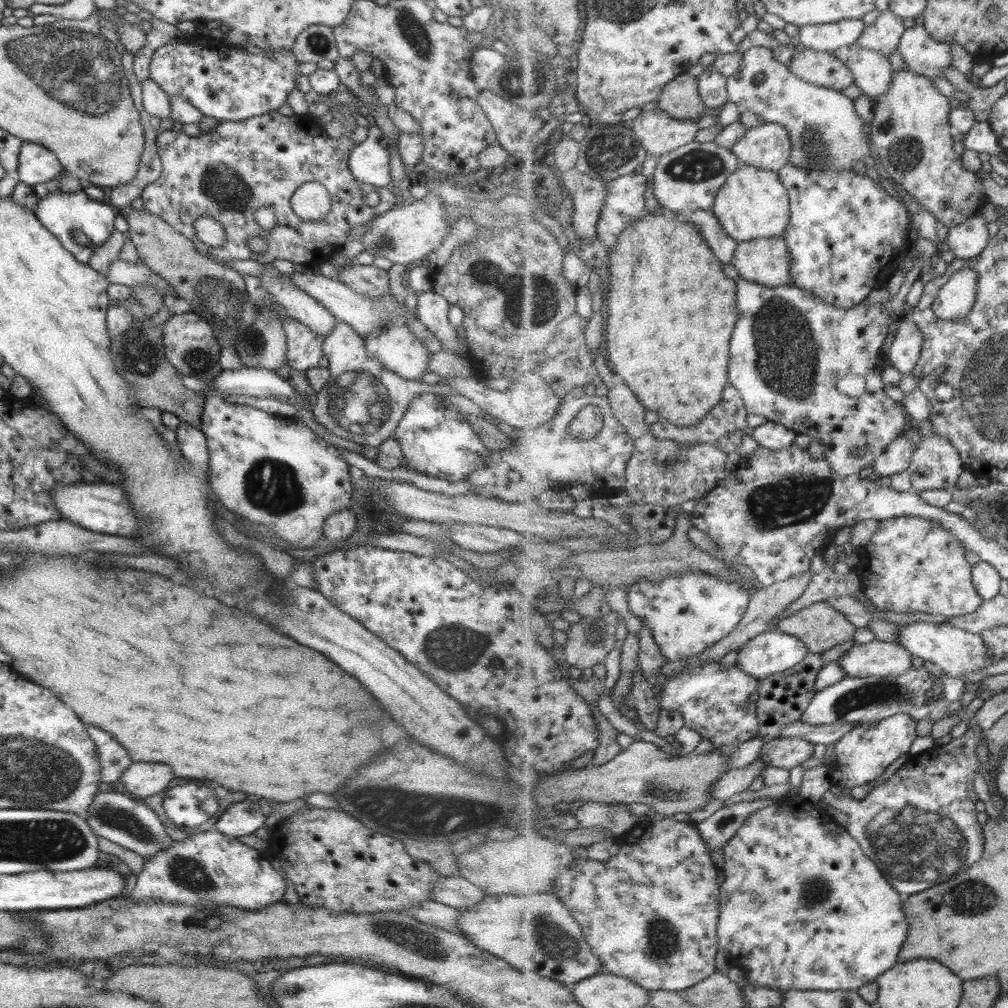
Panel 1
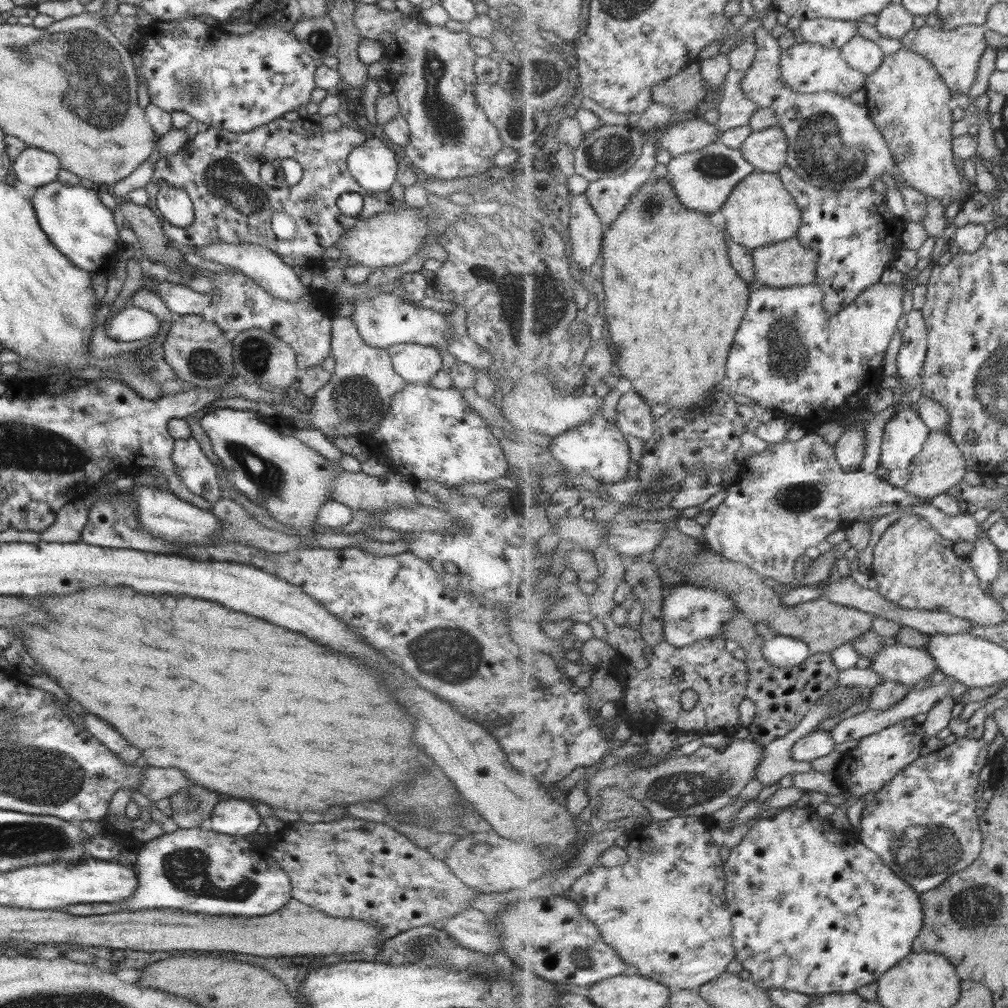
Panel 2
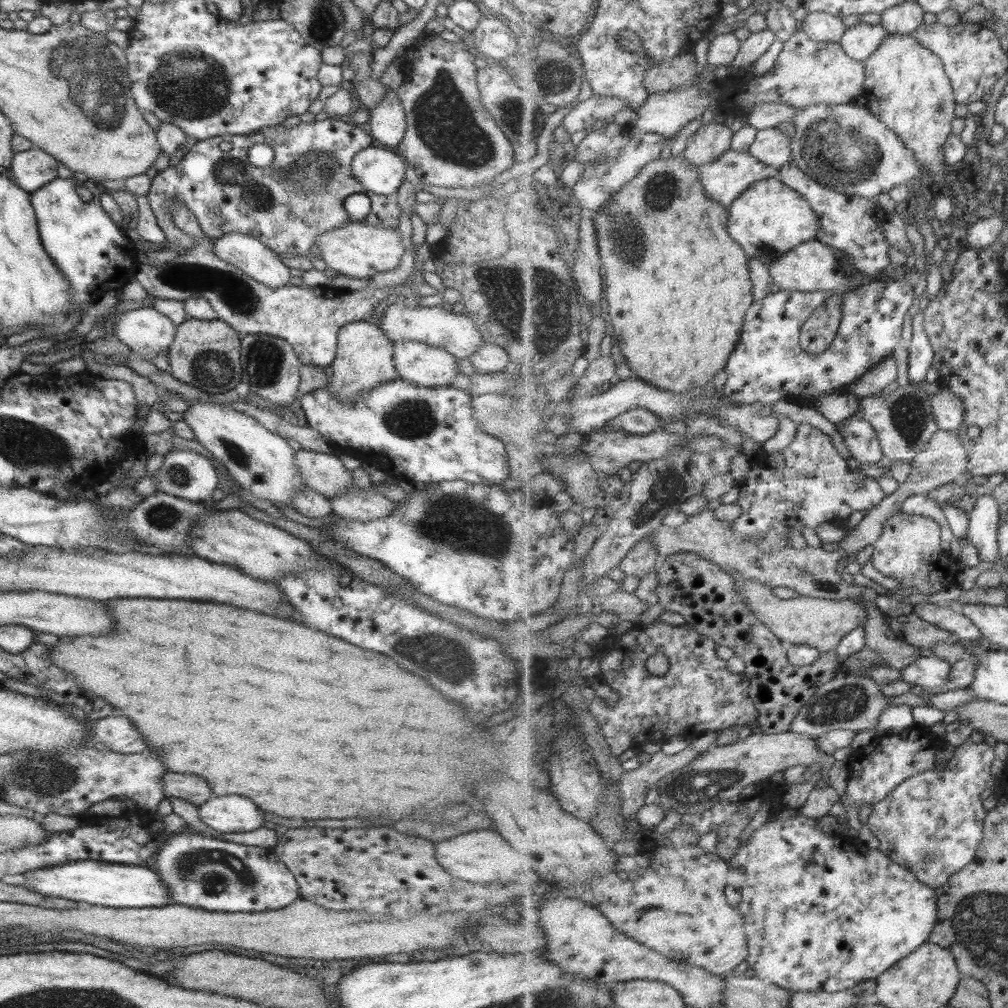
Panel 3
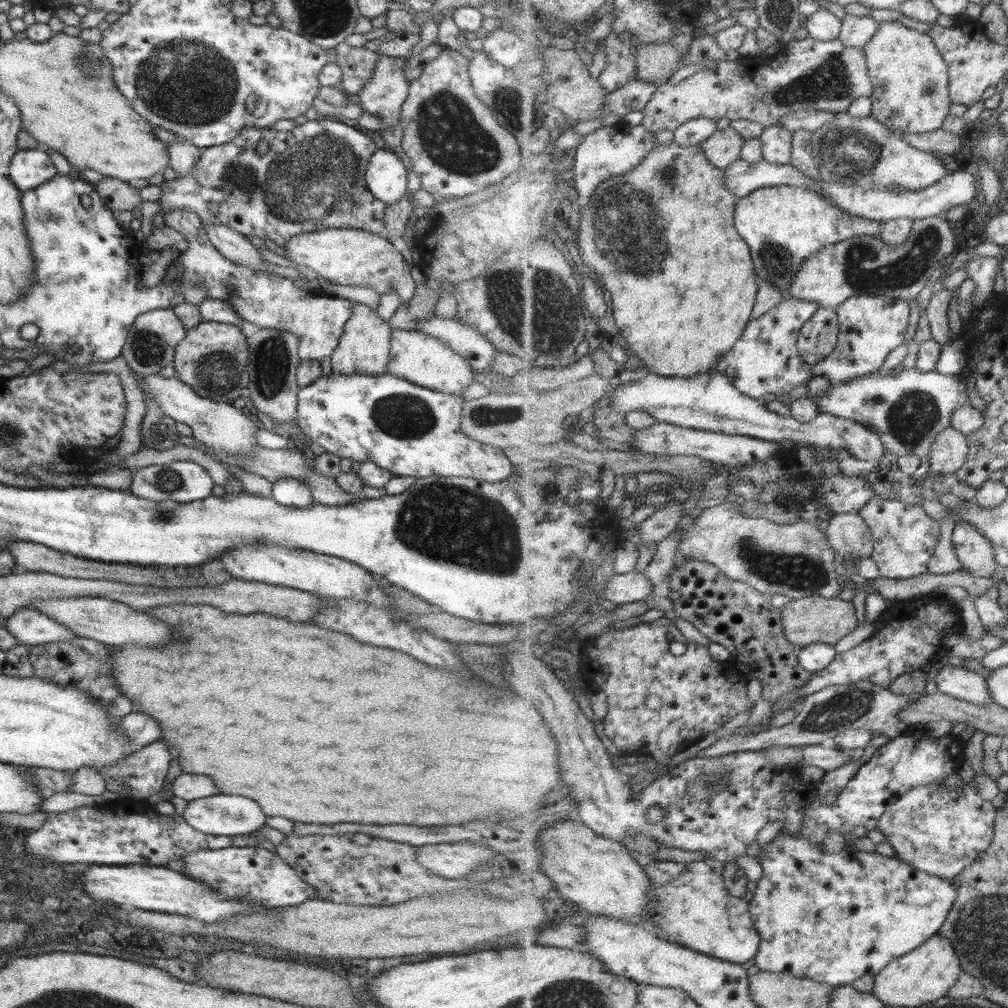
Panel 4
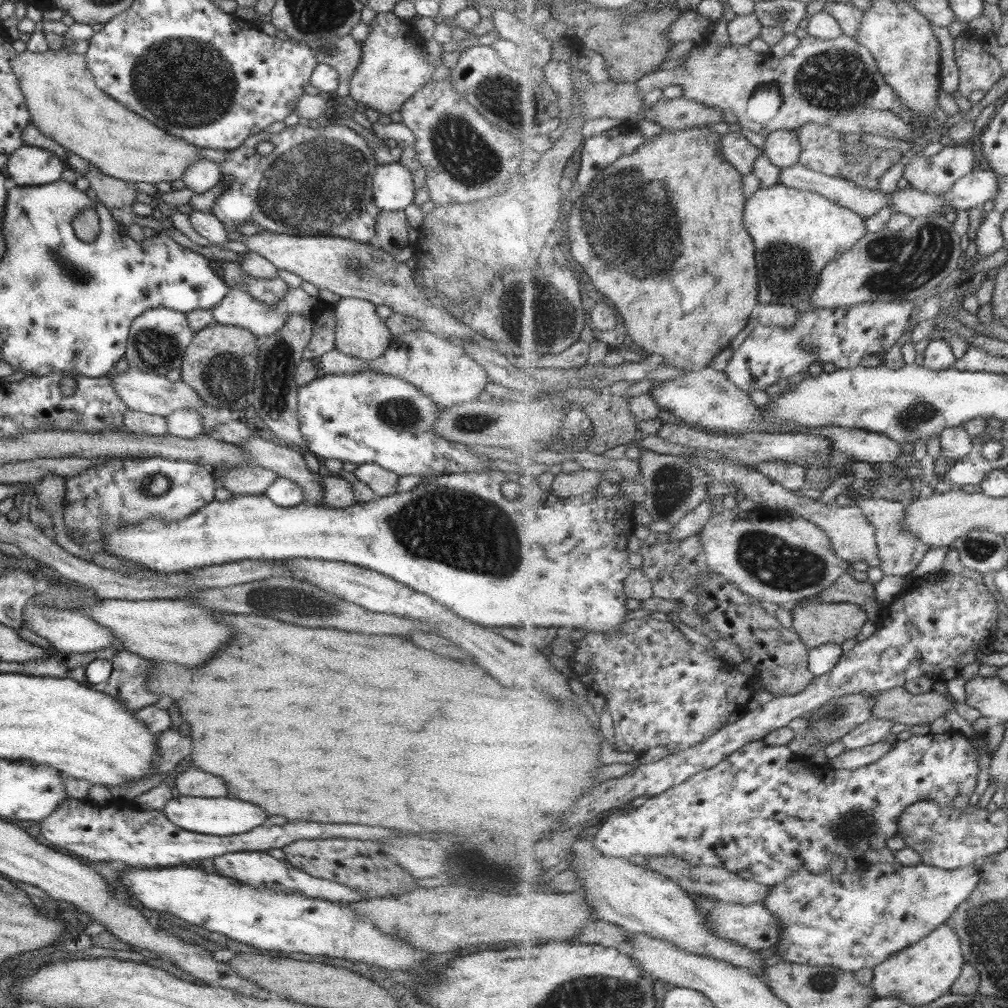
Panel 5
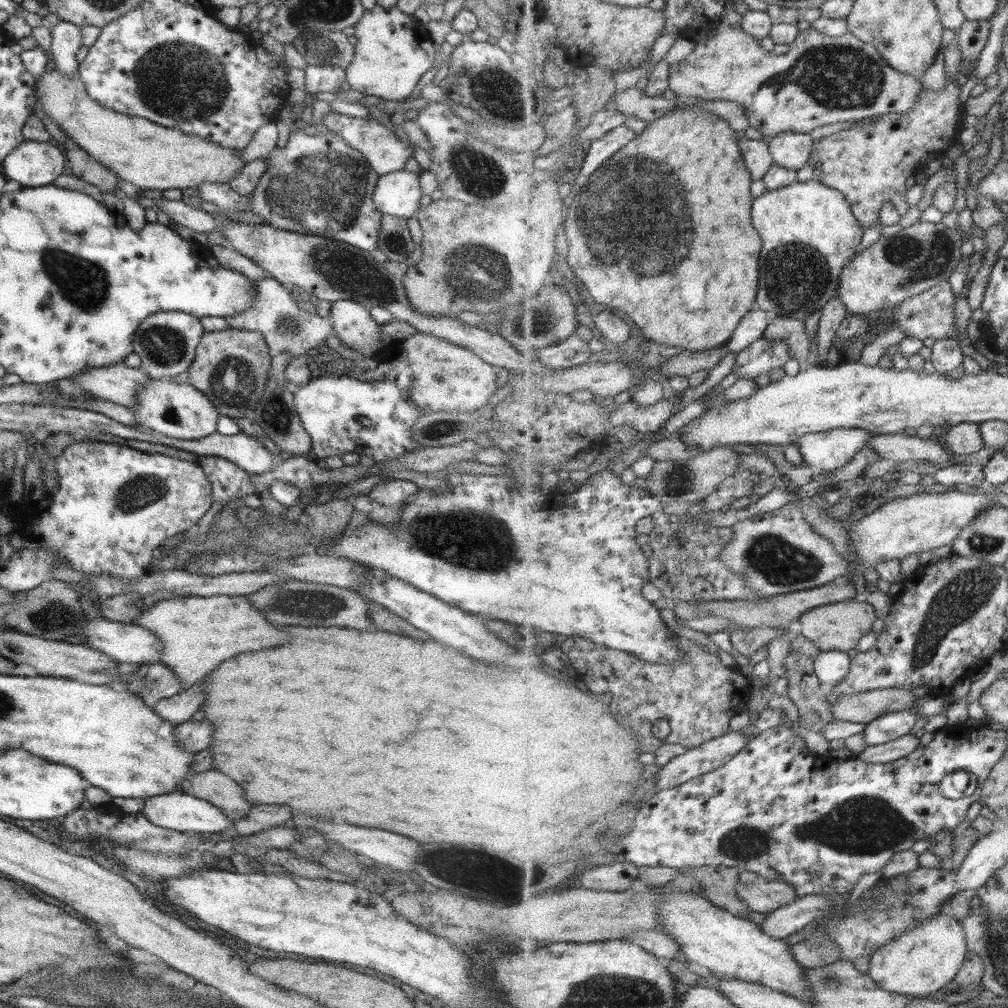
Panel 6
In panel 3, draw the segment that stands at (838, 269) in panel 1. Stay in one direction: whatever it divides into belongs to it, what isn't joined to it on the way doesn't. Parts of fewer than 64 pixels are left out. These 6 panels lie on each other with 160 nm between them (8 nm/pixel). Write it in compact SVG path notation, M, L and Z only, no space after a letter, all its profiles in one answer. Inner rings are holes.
M789 162L781 168L779 179L797 193L803 195L819 217L820 231L817 239L823 244L848 254L854 260L854 266L864 274L878 276L891 264L889 260L889 244L882 224L888 222L887 215L879 207L875 199L836 192L813 181L795 163ZM849 292L830 296L804 323L800 341L809 354L821 354L833 344L844 314L843 302L848 295Z

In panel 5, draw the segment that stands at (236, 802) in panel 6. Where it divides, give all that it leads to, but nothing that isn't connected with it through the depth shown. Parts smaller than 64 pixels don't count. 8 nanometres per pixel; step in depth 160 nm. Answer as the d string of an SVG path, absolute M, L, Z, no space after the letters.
M199 770L181 771L174 780L181 796L219 797L225 796L225 786L217 776L209 776Z

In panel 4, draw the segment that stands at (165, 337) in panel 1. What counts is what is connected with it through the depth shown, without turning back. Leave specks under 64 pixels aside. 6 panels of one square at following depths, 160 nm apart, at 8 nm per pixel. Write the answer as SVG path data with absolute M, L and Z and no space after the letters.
M201 321L185 331L185 336L175 345L174 376L193 389L201 398L207 398L215 403L229 403L240 398L242 388L248 386L246 364L248 359L246 338L239 328L227 323Z

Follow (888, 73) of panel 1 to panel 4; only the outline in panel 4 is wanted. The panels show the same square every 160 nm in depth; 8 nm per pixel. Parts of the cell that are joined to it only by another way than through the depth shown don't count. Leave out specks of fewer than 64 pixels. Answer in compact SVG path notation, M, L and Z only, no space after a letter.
M847 14L842 20L840 39L849 47L864 49L880 29L880 23L870 16Z

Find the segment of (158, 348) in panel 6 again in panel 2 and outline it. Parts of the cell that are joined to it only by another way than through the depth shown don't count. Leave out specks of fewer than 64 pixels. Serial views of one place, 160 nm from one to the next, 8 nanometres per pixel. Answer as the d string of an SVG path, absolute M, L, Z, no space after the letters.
M123 307L117 314L107 317L104 322L106 335L111 340L141 340L158 332L160 321L146 310Z

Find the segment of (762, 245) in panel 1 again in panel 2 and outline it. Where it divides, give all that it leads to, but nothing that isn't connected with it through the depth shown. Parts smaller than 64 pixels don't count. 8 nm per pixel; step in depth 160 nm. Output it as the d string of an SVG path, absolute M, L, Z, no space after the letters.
M797 237L754 248L752 259L756 268L756 284L758 286L785 288L810 285L816 282L818 252L805 246Z

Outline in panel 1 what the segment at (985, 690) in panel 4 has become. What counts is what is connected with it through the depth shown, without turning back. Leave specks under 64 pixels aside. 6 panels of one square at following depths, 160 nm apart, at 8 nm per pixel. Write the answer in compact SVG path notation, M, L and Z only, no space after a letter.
M875 639L867 644L853 645L838 663L848 677L901 676L913 668L913 656L899 642Z

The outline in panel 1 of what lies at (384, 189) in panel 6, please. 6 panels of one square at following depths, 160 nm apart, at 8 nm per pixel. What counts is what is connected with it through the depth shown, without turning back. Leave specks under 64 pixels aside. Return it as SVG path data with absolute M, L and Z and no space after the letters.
M377 125L367 130L367 137L348 154L348 169L357 183L383 188L390 181L388 142Z

